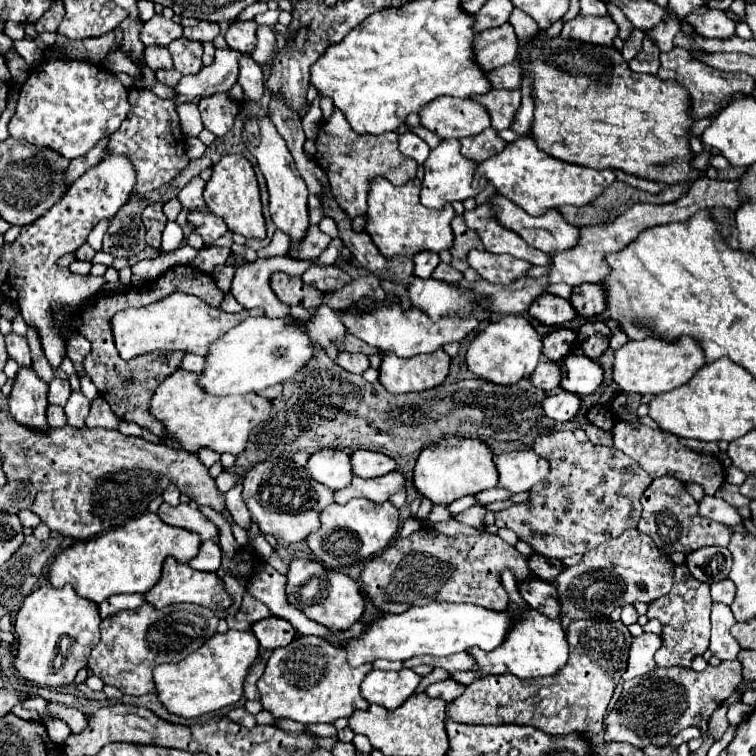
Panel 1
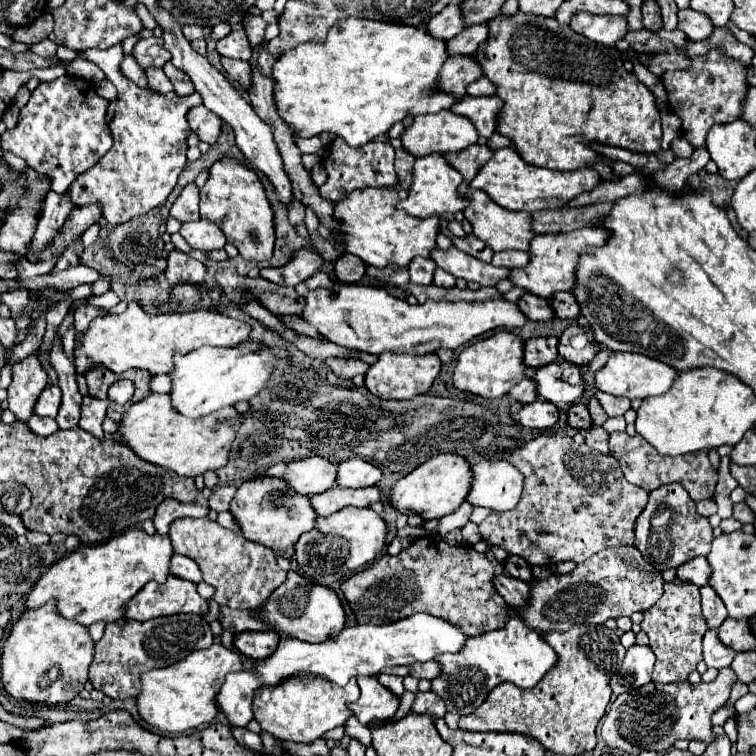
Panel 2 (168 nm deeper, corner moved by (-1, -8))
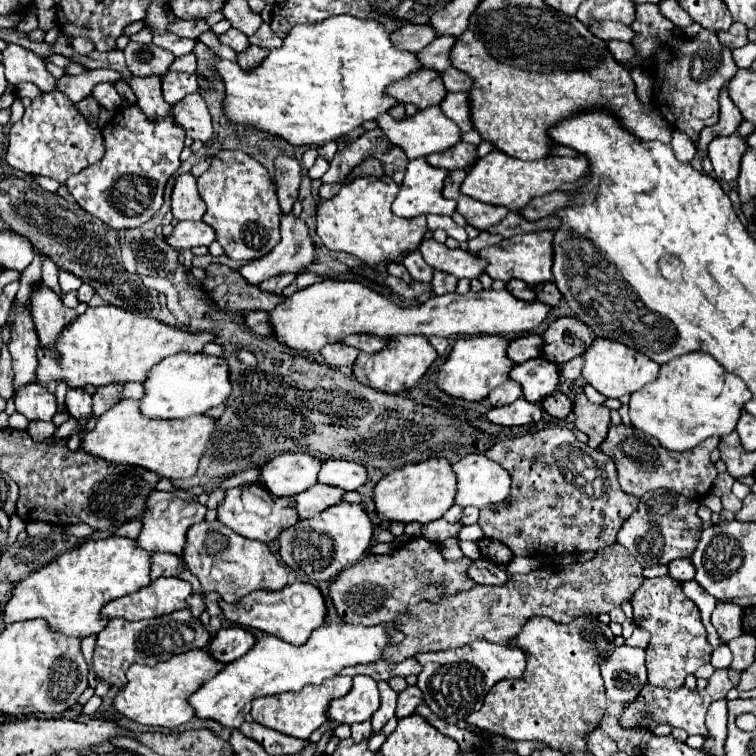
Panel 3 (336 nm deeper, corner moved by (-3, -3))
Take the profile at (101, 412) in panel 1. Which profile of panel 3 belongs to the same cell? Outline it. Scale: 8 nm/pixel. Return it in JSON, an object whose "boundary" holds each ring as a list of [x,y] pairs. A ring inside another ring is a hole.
{"boundary":[[[72,388],[66,394],[66,406],[72,418],[88,420],[92,418],[92,396],[84,388]]]}

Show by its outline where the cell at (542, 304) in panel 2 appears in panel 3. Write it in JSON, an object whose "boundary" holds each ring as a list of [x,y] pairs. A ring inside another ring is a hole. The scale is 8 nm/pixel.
{"boundary":[[[510,280],[508,286],[506,286],[506,290],[508,290],[512,296],[520,298],[520,300],[526,300],[526,302],[534,302],[534,300],[536,300],[534,288],[530,288],[530,286],[528,286],[526,282],[522,282],[522,280]]]}

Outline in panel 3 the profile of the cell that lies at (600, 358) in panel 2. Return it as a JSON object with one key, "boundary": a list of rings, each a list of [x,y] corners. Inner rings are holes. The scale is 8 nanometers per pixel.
{"boundary":[[[578,356],[566,364],[560,366],[562,368],[562,378],[568,378],[568,380],[578,380],[582,376],[582,368],[584,368],[584,356]]]}

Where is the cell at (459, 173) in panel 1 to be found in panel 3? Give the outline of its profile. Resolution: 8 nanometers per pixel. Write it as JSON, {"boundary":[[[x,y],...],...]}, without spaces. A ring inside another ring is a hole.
{"boundary":[[[426,158],[410,160],[406,168],[404,182],[392,204],[396,216],[414,218],[420,214],[446,214],[456,212],[456,200],[446,200],[442,196],[444,180],[450,172],[444,168],[430,166]]]}

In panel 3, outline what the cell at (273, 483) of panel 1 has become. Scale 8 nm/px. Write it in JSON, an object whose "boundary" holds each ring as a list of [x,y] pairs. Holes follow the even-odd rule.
{"boundary":[[[248,484],[248,486],[236,486],[236,488],[226,492],[224,502],[218,506],[218,520],[222,524],[226,524],[228,528],[232,528],[236,534],[242,534],[246,538],[254,538],[254,540],[260,540],[260,542],[268,544],[268,542],[276,540],[284,528],[290,528],[290,526],[298,524],[300,516],[298,516],[294,498],[290,498],[290,496],[278,498],[278,496],[266,492],[266,488],[262,484]],[[252,496],[258,498],[266,506],[266,510],[268,510],[266,514],[256,514],[252,510],[252,500],[254,500]]]}

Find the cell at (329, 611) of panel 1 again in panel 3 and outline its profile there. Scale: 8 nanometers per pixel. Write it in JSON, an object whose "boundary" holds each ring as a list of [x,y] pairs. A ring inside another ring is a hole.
{"boundary":[[[304,582],[286,584],[282,590],[258,590],[258,592],[252,592],[250,596],[244,596],[242,600],[234,604],[220,602],[220,608],[224,610],[226,620],[236,622],[240,626],[264,630],[294,646],[304,644],[310,638],[312,630],[324,624],[324,618],[328,612],[322,590],[314,584],[304,584]]]}

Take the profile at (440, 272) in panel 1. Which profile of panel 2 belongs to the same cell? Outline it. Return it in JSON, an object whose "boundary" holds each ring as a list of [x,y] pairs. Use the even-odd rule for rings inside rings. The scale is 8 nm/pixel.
{"boundary":[[[436,269],[434,271],[434,285],[438,285],[438,287],[454,287],[456,279],[452,275],[448,275],[444,269]]]}

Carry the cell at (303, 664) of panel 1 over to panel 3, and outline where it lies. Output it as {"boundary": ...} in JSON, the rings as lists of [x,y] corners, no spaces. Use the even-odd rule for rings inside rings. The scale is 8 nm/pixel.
{"boundary":[[[336,676],[334,680],[324,680],[322,684],[308,684],[300,692],[286,692],[276,696],[262,696],[252,702],[252,718],[254,722],[268,726],[276,732],[294,736],[294,738],[310,738],[310,734],[320,728],[326,722],[326,714],[330,708],[330,702],[334,698],[342,698],[352,690],[352,678],[350,676]]]}

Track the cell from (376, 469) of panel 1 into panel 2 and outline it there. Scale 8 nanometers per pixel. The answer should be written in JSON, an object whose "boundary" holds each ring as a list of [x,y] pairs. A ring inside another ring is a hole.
{"boundary":[[[348,459],[338,463],[336,483],[340,487],[372,487],[380,481],[382,471],[364,459]]]}

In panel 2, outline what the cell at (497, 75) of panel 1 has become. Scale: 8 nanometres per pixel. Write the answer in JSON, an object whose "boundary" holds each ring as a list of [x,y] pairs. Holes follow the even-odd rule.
{"boundary":[[[480,77],[478,81],[470,83],[466,89],[468,95],[494,95],[494,91],[496,91],[496,87],[490,85],[490,81],[486,77]]]}

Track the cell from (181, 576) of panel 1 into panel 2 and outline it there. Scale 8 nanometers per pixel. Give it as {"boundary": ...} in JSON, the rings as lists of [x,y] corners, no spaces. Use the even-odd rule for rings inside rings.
{"boundary":[[[170,575],[166,583],[158,585],[150,581],[128,601],[124,617],[134,621],[148,621],[156,617],[168,617],[174,613],[206,613],[208,601],[202,599],[196,591],[196,585],[184,579]]]}

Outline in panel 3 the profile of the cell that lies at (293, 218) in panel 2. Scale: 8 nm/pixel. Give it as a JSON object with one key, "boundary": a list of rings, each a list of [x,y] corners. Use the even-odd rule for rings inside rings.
{"boundary":[[[278,156],[276,158],[276,194],[284,214],[290,214],[298,198],[300,186],[300,164],[294,158]]]}

